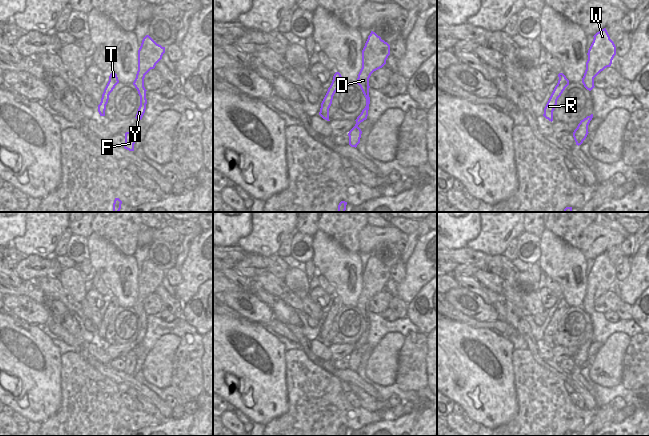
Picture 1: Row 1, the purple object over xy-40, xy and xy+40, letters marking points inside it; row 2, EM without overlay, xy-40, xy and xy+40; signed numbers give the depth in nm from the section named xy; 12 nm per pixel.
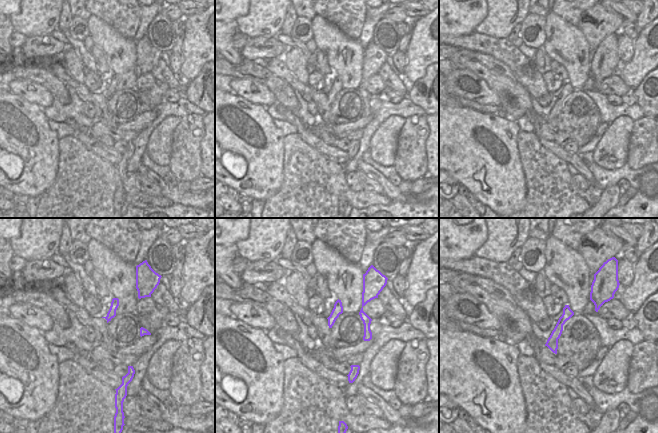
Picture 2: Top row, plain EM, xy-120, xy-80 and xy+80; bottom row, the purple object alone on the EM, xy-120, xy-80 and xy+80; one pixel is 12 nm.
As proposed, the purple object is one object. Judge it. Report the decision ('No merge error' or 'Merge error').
No merge error

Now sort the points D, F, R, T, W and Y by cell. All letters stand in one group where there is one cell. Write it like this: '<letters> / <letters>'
D F R T W Y

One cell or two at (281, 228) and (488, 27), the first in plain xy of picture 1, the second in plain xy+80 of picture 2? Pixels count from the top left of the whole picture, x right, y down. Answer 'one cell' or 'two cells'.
one cell

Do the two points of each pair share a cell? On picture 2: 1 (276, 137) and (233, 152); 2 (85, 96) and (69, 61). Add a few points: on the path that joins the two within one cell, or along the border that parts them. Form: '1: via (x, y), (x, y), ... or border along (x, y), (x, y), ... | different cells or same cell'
1: via (265, 147), (255, 148), (251, 152), (244, 152) | same cell
2: border along (63, 65), (67, 72), (82, 84) | different cells

